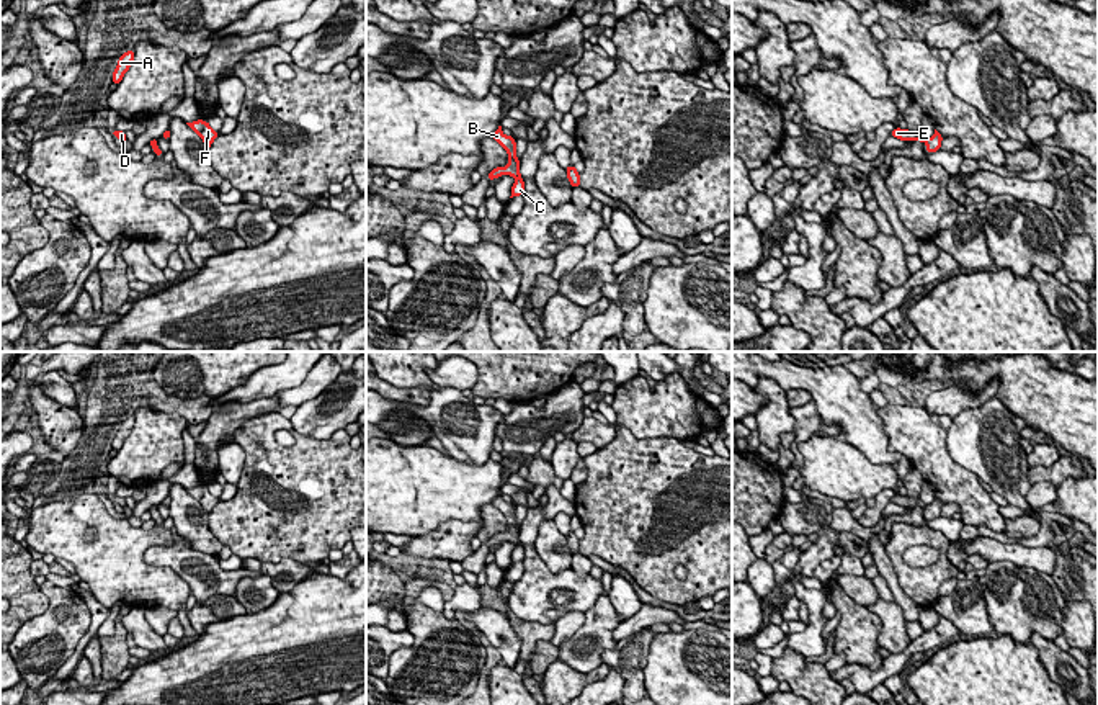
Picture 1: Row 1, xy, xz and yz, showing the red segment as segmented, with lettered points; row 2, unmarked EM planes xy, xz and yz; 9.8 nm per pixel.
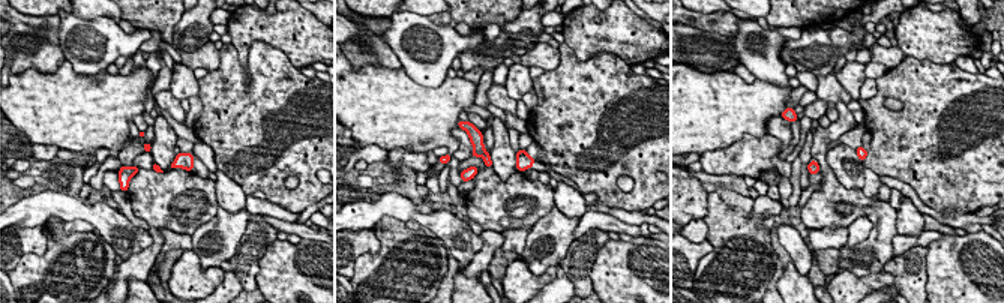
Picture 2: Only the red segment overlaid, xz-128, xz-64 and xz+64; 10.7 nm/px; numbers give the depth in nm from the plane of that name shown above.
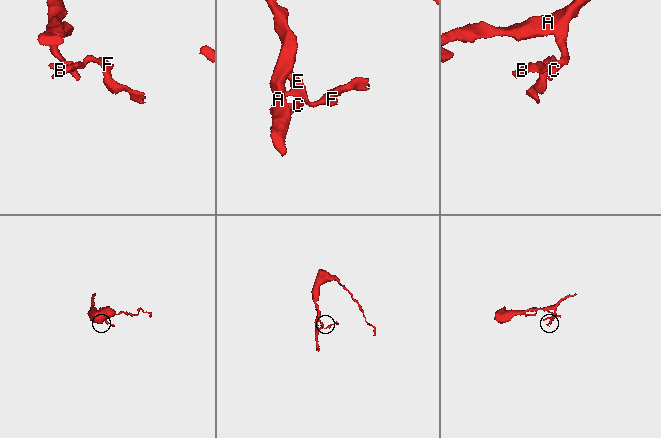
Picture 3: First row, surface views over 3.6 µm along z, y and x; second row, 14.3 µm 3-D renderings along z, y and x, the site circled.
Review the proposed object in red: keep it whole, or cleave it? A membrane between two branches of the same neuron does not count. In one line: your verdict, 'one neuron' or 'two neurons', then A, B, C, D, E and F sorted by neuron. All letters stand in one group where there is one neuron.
two neurons; groups A C / B D E F

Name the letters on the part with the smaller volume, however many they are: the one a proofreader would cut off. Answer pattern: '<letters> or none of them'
B, D, E, F

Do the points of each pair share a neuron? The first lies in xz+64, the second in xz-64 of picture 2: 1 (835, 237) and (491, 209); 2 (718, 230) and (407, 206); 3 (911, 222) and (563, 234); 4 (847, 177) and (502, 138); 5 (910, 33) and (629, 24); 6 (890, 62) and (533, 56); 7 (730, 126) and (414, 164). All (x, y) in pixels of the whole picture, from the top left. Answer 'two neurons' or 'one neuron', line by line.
1: two neurons
2: two neurons
3: two neurons
4: one neuron
5: one neuron
6: one neuron
7: two neurons

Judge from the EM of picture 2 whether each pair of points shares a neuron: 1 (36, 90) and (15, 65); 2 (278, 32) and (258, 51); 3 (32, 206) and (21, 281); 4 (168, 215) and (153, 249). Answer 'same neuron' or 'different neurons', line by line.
1: different neurons
2: different neurons
3: different neurons
4: different neurons

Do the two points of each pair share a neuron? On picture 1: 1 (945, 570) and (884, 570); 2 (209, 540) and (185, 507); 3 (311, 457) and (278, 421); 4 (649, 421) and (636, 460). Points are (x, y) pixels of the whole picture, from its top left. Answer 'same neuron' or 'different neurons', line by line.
1: different neurons
2: same neuron
3: same neuron
4: different neurons

